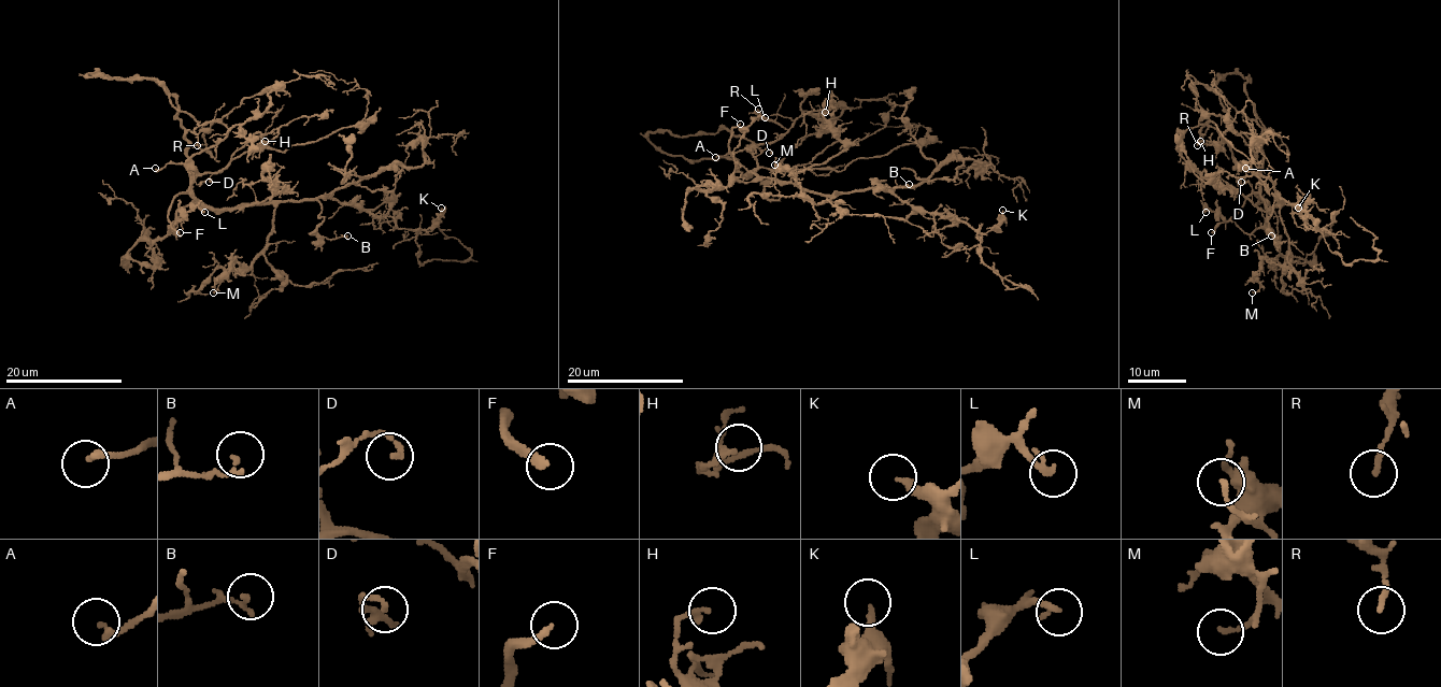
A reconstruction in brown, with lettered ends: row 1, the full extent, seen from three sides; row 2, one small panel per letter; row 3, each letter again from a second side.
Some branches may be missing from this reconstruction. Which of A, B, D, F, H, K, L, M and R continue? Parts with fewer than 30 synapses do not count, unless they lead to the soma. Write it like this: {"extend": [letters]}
{"extend": ["A", "F"]}

